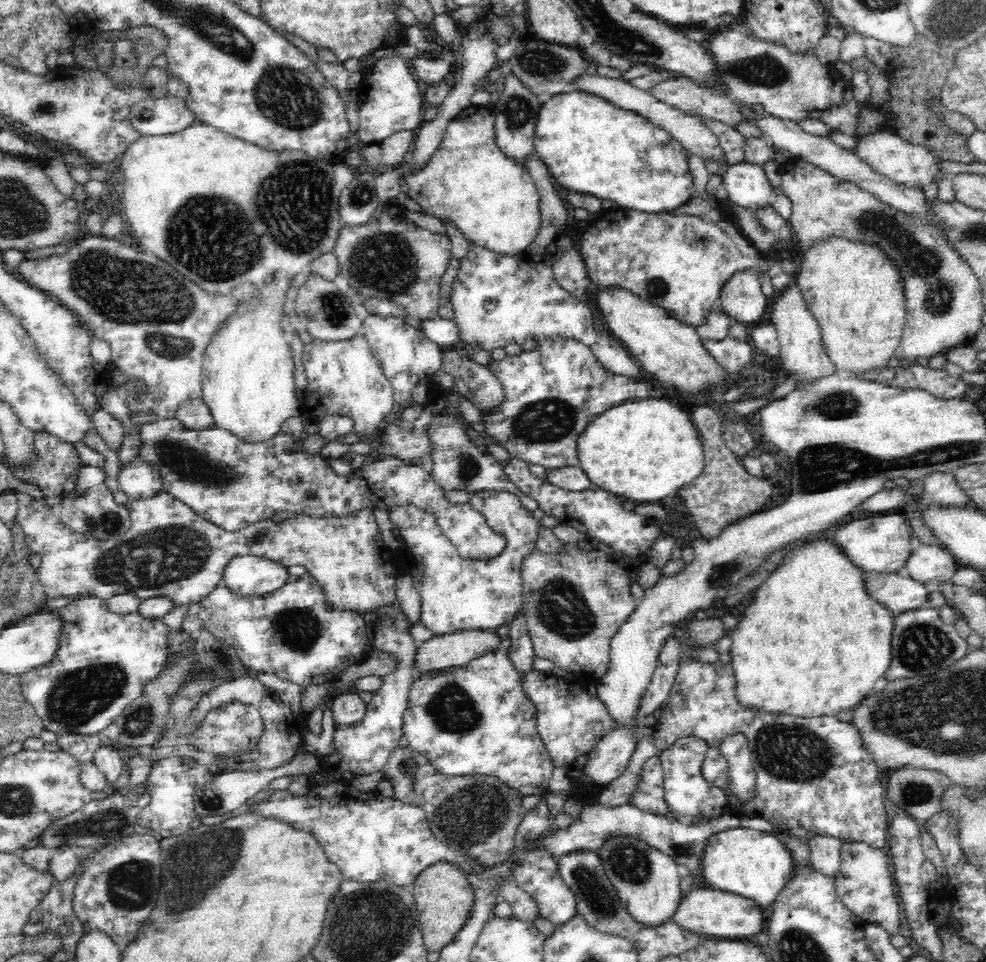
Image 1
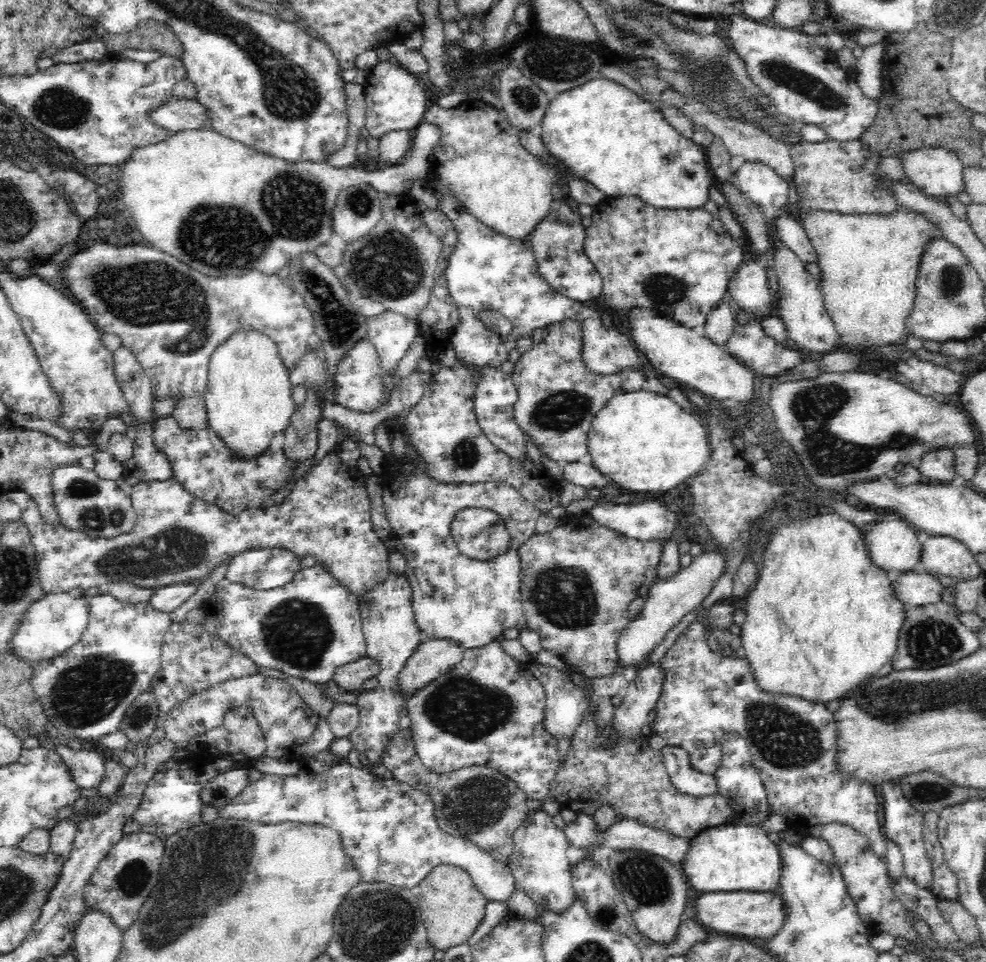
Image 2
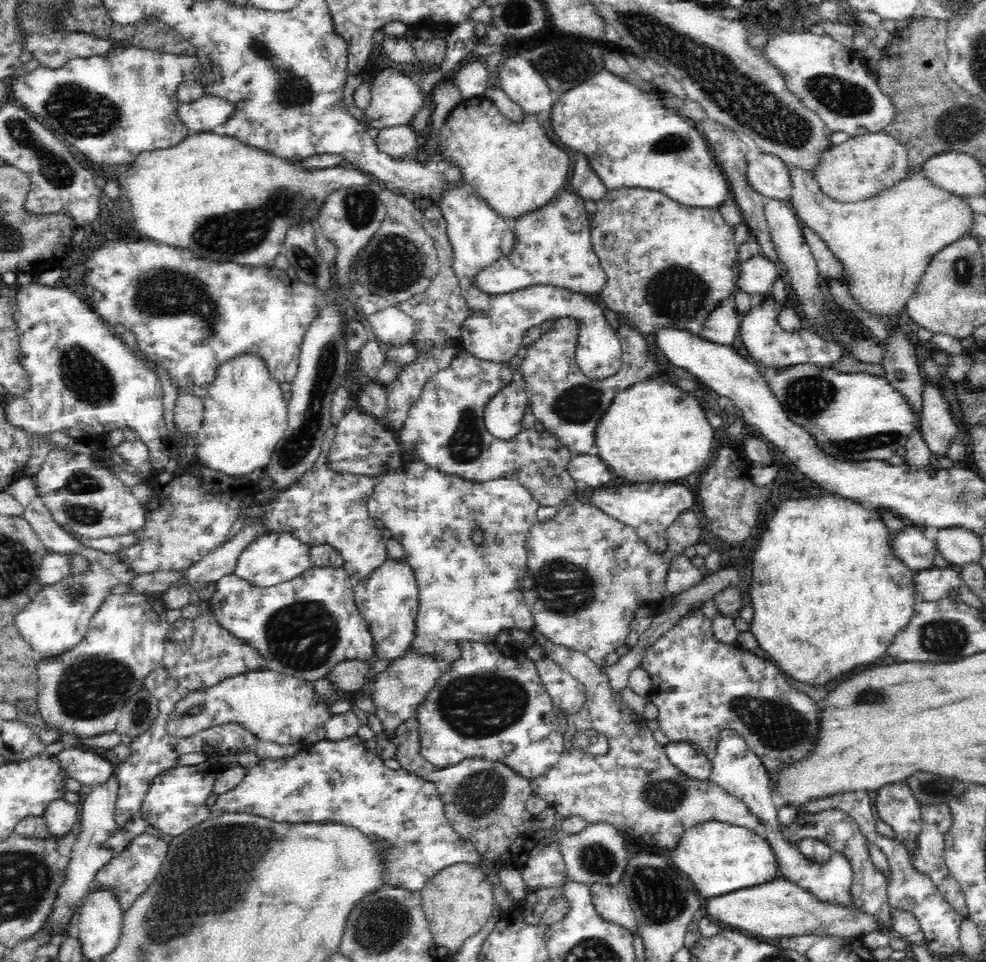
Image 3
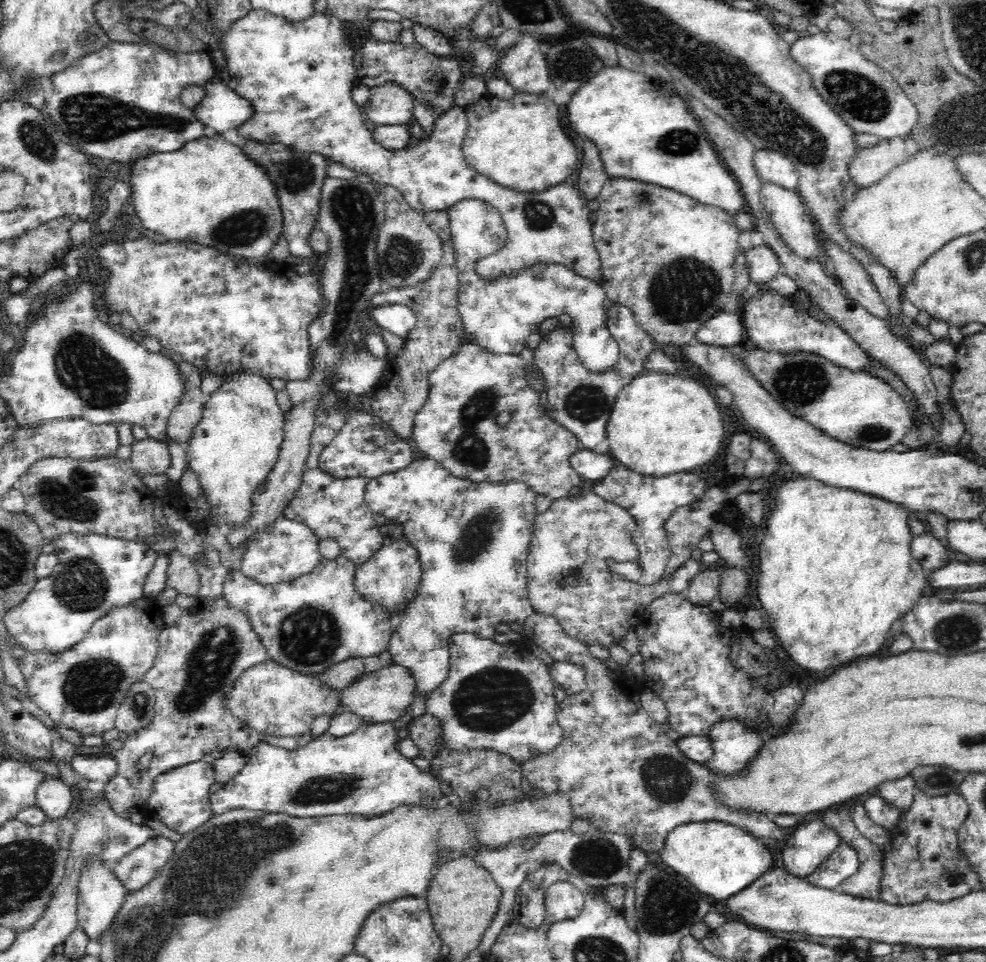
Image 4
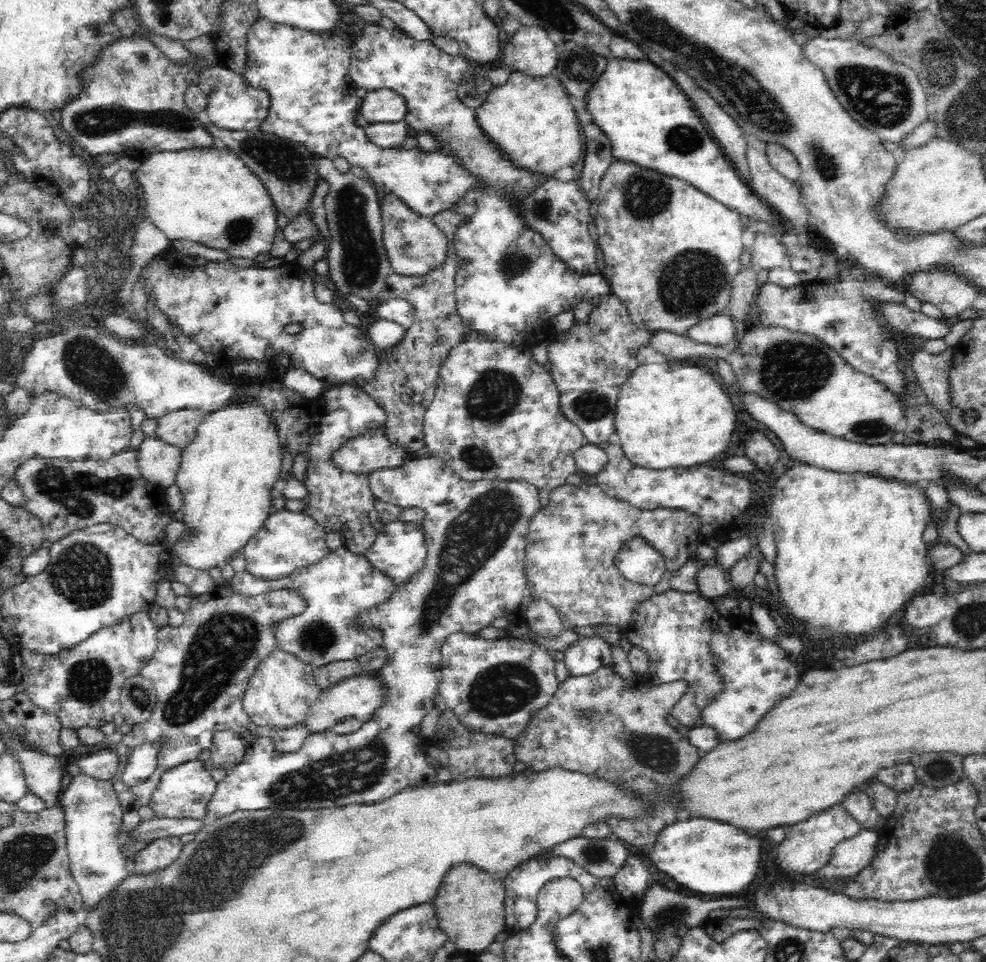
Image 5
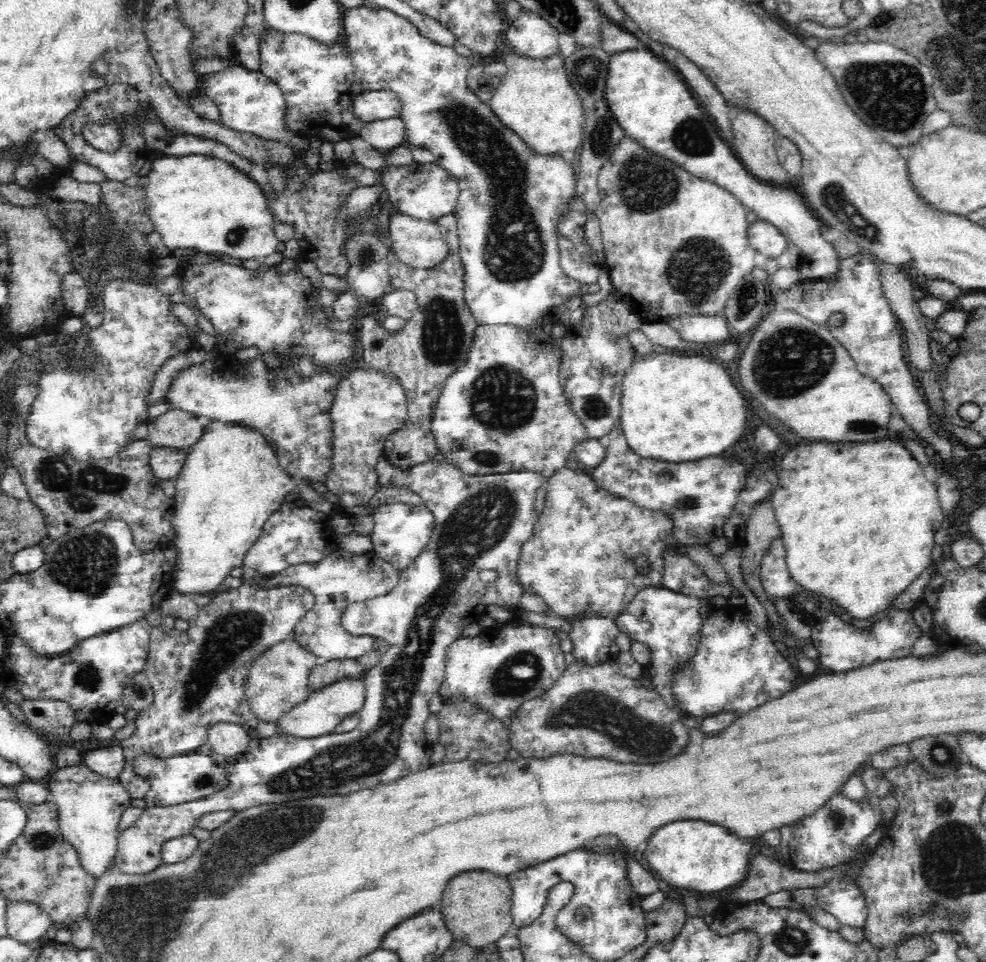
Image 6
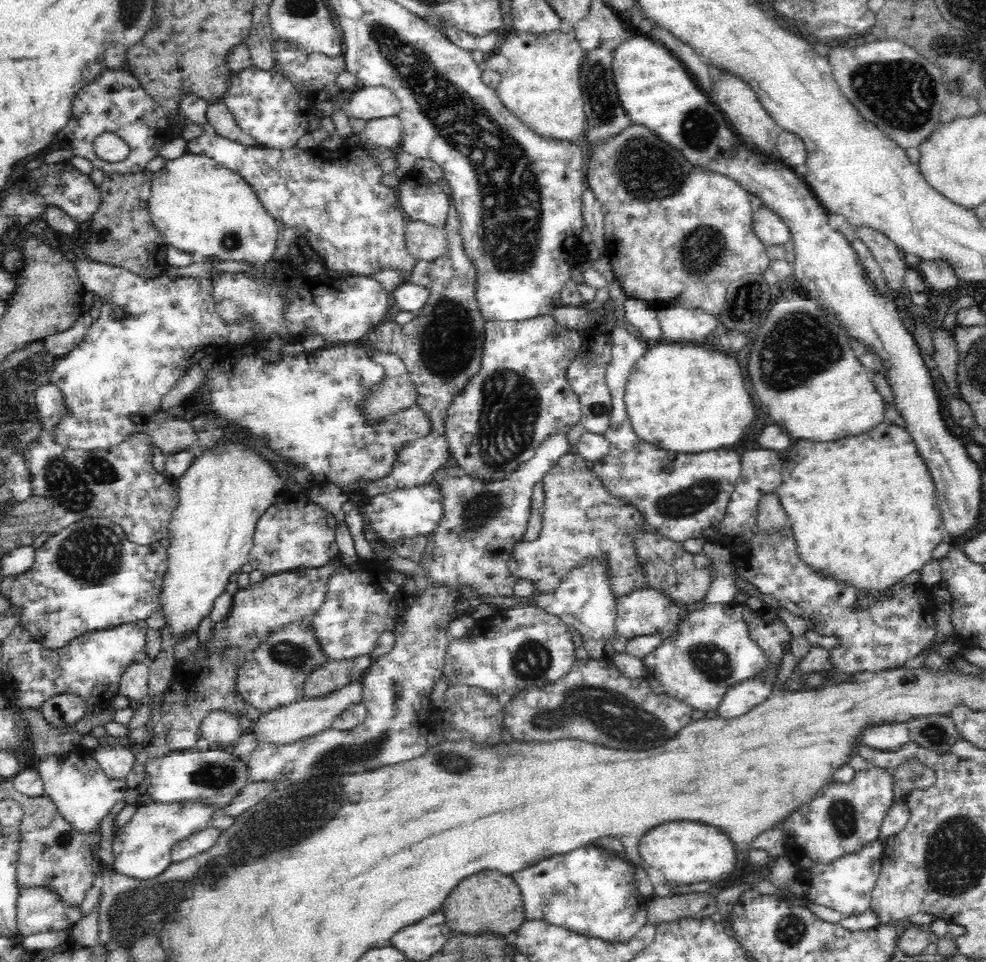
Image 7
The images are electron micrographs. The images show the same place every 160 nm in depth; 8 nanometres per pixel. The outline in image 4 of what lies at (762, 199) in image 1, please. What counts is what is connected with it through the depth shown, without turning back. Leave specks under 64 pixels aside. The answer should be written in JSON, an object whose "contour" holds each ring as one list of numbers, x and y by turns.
{"contour":[[757,149,754,154,754,168,759,178,774,182,784,188,795,189,800,173,790,157,781,152]]}

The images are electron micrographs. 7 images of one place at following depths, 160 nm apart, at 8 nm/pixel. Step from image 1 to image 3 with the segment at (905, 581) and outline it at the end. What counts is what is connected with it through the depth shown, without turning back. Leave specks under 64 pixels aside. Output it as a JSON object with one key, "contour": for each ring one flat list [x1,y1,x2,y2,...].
{"contour":[[956,567,934,568,918,571,917,575,914,576,914,581,916,581,916,592,919,599,926,599,929,601,946,598,952,590,956,591,959,587,965,584,960,570]]}

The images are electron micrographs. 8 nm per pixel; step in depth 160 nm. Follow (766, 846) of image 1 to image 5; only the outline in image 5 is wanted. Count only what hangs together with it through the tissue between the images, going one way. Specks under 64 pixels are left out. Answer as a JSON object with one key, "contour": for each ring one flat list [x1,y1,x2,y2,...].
{"contour":[[682,817,658,833,647,860,692,892,734,894,753,887,760,878,760,839,722,821]]}

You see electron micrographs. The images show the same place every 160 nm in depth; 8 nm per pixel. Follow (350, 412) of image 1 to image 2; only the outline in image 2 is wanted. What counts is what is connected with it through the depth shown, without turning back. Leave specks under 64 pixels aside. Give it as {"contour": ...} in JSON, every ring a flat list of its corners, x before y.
{"contour":[[366,336,349,350,338,370,334,374,334,398,340,405,360,412,370,412,386,400,383,386,383,370,379,360,378,351,373,342]]}

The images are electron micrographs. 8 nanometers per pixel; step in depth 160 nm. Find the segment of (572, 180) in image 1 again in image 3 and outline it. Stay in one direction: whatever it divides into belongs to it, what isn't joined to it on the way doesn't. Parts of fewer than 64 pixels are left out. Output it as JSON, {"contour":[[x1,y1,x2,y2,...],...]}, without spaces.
{"contour":[[602,69,600,72,593,74,590,80,586,80,585,82,582,82,582,84,578,84,571,90,568,90,568,92,560,96,560,98,553,104,549,123,550,130,553,132,555,138,558,138,559,142,562,143,562,146,586,154,586,157,590,159,590,165,596,170,600,179,604,181,604,185,606,185,607,189,617,189,622,187,649,188,650,190,660,191,668,195,671,199,677,200,680,204,685,204,691,207,720,208,726,200,733,198,728,179,726,179,724,171,718,166,717,160,714,159,714,154,711,152,705,136,702,136,700,130,696,129,694,121,684,115,680,116,680,114,676,114,678,110,674,110,674,108,666,108,664,102,662,102,662,100,664,100,664,94,665,92,648,92,648,90,640,90,640,88,636,88,634,84,630,84,628,80,625,80,620,76,615,76,615,74,608,69]]}

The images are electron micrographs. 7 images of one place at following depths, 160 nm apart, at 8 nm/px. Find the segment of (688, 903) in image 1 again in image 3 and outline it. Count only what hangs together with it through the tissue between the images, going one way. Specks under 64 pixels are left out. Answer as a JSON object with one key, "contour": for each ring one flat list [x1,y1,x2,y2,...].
{"contour":[[774,877,762,884,708,900,706,910,708,918,751,937,828,936,856,940,872,932,885,933,890,939,896,935,882,919,865,912,858,905,821,900,820,896,806,891,786,877]]}

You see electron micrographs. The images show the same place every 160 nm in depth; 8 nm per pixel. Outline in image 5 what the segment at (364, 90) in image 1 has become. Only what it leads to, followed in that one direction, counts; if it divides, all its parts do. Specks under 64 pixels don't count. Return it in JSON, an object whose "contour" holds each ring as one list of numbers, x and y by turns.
{"contour":[[389,89,368,91,359,105,359,114,369,123,405,120,406,111,403,96]]}

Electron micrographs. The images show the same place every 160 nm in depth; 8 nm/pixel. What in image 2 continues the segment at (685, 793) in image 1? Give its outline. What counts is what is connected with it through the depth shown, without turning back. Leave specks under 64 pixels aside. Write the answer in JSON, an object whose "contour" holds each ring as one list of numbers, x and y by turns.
{"contour":[[666,745,661,750,666,770,680,792,704,796,717,791,716,777,712,773,696,770,689,754,678,746]]}

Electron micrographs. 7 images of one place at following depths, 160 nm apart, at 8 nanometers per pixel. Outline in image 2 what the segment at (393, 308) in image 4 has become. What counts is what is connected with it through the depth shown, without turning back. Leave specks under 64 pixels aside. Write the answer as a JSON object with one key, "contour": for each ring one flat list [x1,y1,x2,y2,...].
{"contour":[[384,310,378,316,367,317,367,337,378,351,384,376,396,378,396,363,408,352,412,341,418,337,418,332,418,323,415,319,394,312]]}

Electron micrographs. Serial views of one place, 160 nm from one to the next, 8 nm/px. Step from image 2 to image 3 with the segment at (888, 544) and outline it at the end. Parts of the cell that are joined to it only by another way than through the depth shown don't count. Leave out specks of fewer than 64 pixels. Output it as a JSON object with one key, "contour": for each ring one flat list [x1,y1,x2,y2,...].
{"contour":[[908,524,894,534,894,552,910,569,922,571,934,569,936,558,936,540,928,540,922,528]]}

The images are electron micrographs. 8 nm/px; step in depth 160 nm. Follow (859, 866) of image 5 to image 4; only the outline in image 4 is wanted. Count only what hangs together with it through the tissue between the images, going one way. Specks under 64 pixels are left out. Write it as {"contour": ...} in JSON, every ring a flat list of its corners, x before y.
{"contour":[[842,841,831,855,807,877,807,881,818,888,837,889,837,886,858,872,860,857,854,845]]}

